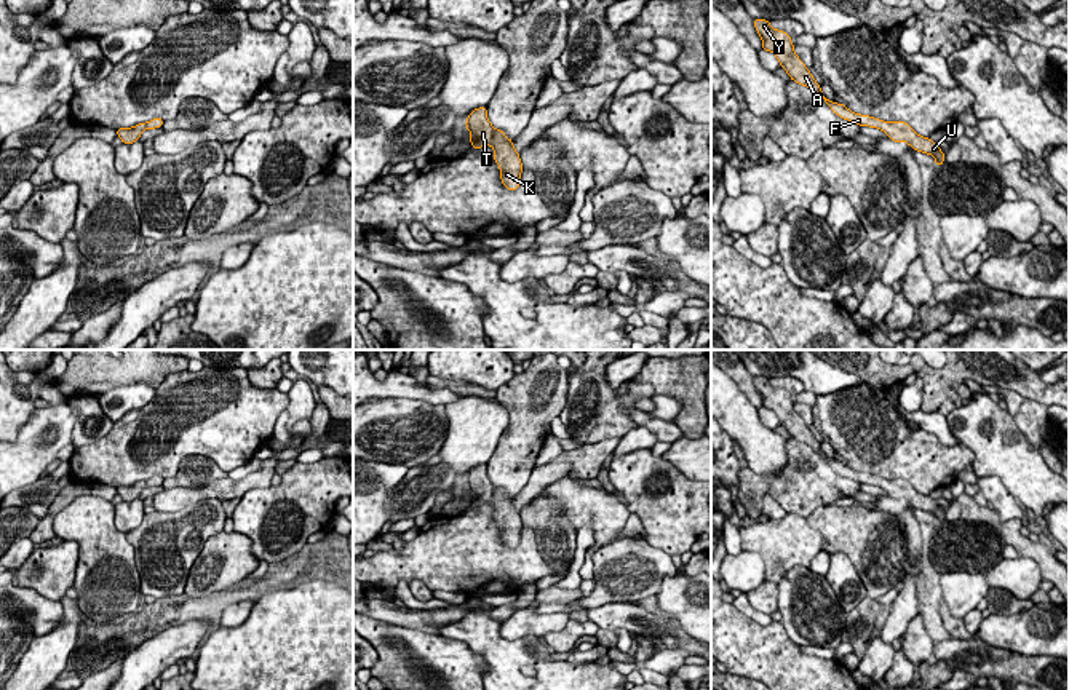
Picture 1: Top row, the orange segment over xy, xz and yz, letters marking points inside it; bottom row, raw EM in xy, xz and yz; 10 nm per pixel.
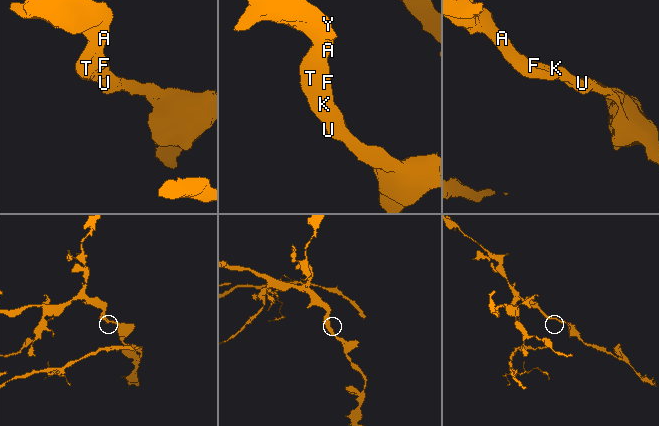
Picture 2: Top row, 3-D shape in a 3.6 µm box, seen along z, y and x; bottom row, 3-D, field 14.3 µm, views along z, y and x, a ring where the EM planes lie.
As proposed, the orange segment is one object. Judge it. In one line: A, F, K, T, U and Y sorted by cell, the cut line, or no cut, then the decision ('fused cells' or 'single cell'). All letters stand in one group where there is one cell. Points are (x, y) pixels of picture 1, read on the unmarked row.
A F K T U Y | no cut | single cell

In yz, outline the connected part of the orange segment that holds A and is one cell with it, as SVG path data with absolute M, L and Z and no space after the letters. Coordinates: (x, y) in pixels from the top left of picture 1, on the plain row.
M754 377L754 385L762 396L762 407L772 409L777 414L780 425L783 425L788 430L791 438L810 446L831 465L831 468L836 473L839 473L844 478L853 479L860 484L879 486L888 494L888 497L895 500L904 498L914 508L927 513L933 513L936 524L944 521L946 513L940 508L940 505L930 495L919 494L908 481L904 479L888 481L869 473L853 471L844 462L836 462L826 457L825 452L821 450L820 442L809 430L809 425L805 425L804 420L794 410L791 393L788 393L783 388L772 387L770 380L765 377Z

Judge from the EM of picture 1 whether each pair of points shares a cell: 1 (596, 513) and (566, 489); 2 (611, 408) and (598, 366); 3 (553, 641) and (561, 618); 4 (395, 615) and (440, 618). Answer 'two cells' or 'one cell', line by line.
1: one cell
2: one cell
3: two cells
4: one cell

